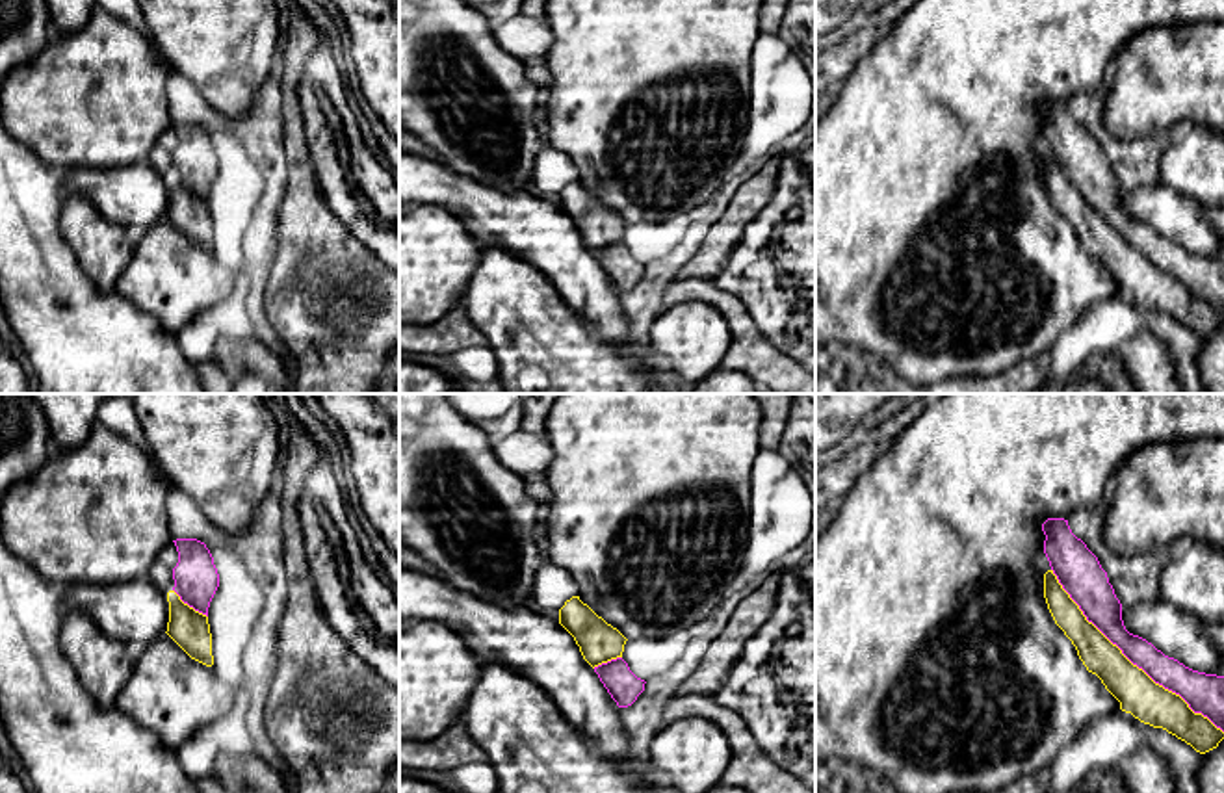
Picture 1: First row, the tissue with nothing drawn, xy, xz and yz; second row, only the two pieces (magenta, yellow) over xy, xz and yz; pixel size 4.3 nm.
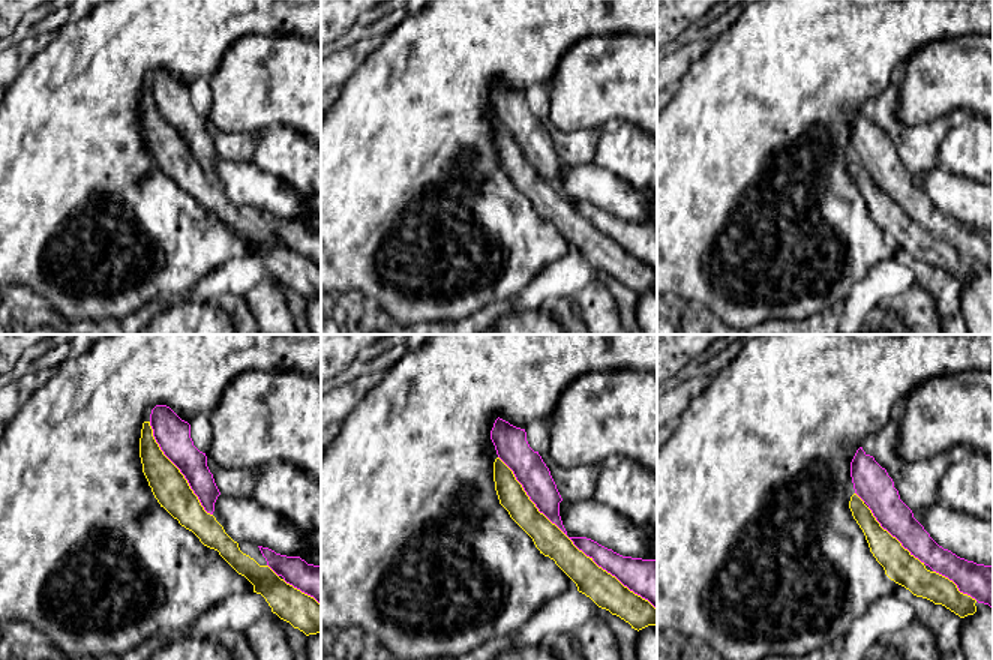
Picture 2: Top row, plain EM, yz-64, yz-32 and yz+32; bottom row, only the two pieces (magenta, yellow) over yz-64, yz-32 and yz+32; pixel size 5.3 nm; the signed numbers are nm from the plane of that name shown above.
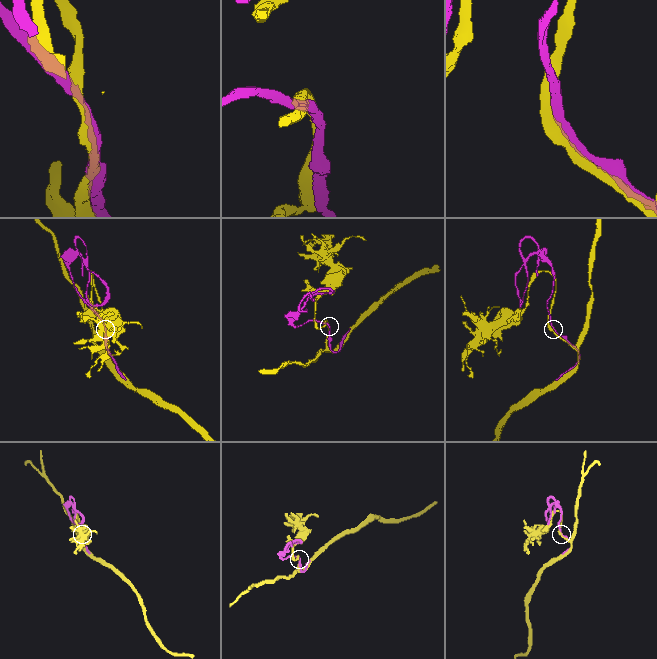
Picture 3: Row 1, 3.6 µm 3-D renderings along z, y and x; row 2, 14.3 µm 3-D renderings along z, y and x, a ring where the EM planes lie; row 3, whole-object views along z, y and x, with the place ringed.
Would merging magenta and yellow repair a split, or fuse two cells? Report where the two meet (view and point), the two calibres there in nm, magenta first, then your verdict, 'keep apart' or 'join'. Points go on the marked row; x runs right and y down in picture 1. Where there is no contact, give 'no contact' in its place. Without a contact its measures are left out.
meets magenta in yz at (1130, 660); 160 nm thick on the magenta side, 180 nm on the other; join

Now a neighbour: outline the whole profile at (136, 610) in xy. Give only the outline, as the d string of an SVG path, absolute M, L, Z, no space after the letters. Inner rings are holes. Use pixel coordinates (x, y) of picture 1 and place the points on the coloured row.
M147 576L111 585L67 585L61 607L65 615L89 617L104 635L124 644L147 646L165 635L169 622L167 592Z

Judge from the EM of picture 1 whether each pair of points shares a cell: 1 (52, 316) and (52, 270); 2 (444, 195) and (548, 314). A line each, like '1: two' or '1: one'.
1: one
2: two

